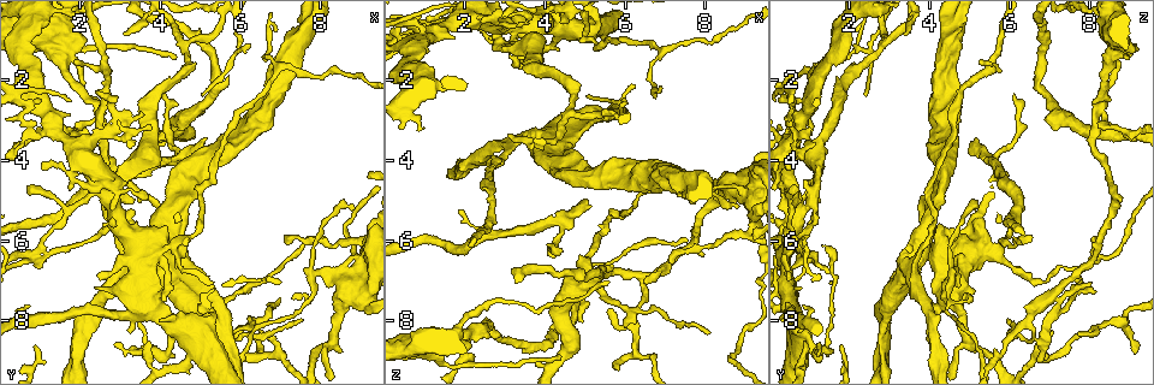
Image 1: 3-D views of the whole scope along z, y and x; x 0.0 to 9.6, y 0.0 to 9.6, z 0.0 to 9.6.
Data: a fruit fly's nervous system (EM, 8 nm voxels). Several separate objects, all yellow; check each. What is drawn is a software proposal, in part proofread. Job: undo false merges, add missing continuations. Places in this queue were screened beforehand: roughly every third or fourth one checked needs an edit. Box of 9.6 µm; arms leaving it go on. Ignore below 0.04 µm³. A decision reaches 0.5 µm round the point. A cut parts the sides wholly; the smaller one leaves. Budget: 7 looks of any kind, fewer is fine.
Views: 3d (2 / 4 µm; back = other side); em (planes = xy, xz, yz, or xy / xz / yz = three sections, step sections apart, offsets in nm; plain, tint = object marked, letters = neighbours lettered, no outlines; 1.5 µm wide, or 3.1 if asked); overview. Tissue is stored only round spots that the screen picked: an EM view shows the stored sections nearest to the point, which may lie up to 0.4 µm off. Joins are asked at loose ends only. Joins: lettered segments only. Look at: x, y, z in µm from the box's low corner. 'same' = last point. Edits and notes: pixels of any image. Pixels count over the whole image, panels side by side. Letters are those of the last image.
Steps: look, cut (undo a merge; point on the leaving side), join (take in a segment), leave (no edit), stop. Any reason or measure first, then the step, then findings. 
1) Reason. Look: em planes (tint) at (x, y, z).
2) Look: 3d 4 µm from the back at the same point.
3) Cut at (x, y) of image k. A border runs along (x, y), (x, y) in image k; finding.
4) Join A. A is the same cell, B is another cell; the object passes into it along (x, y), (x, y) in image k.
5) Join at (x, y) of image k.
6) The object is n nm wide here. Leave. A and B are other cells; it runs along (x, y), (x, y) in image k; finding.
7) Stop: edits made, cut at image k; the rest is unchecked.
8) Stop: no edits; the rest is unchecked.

Thin end. Look: em xz step 4 (letters) at (4.15, 2.35, 6.15).

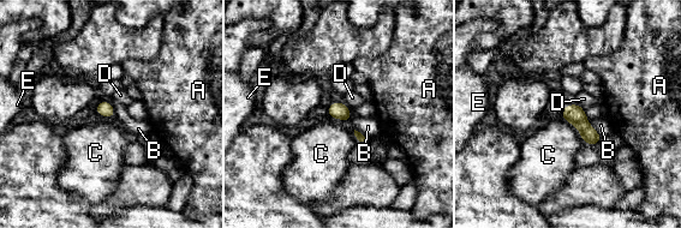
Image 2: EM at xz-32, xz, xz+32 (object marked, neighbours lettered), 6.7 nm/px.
The object is 100 nm wide here. Leave. A, B, C, D and E are other cells; a border runs along (347, 106), (350, 122) in image 2; no lettered segment goes on from it.

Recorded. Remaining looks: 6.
Calibre changes. Look: 3d 4 µm at (2.85, 5.20, 0.70).

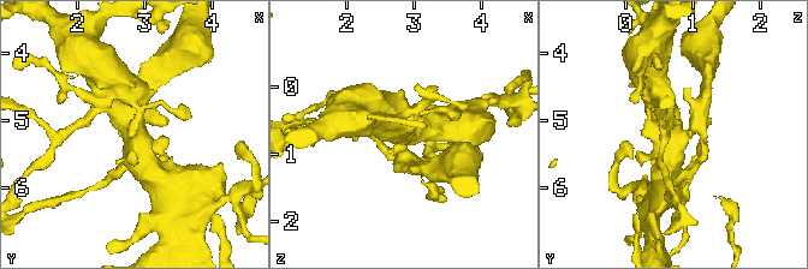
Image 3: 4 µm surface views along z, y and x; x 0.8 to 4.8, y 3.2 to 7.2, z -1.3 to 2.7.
Look: em xy step 8 (tint) at (2.80, 5.15, 0.80).

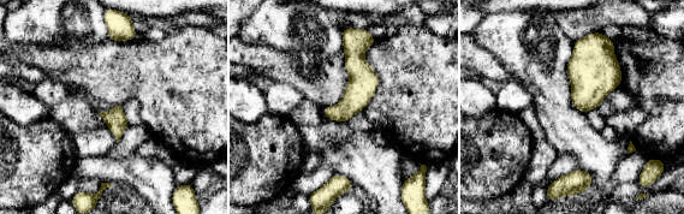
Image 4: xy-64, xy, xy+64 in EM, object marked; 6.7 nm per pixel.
Cut it another way. Look: em xz step 4 (letters) at the same point.

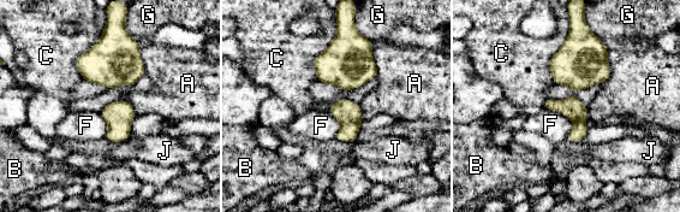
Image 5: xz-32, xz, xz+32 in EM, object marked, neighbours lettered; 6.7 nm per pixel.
The object is 340 nm wide here. Leave. A, B, C, F, G and J are other cells; all the same neuron.

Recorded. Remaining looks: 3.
Sudden change in width. Look: em planes (letters) at (1.10, 3.25, 0.85).

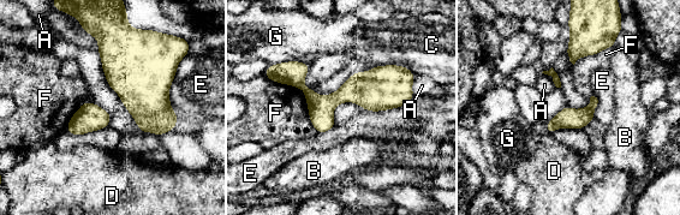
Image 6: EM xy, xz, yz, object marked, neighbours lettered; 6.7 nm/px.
Leave. A, B, C, D, E, F and G are other cells; continuous, no second neuron.

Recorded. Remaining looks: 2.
Stop: no edits; the rest is unchecked.

